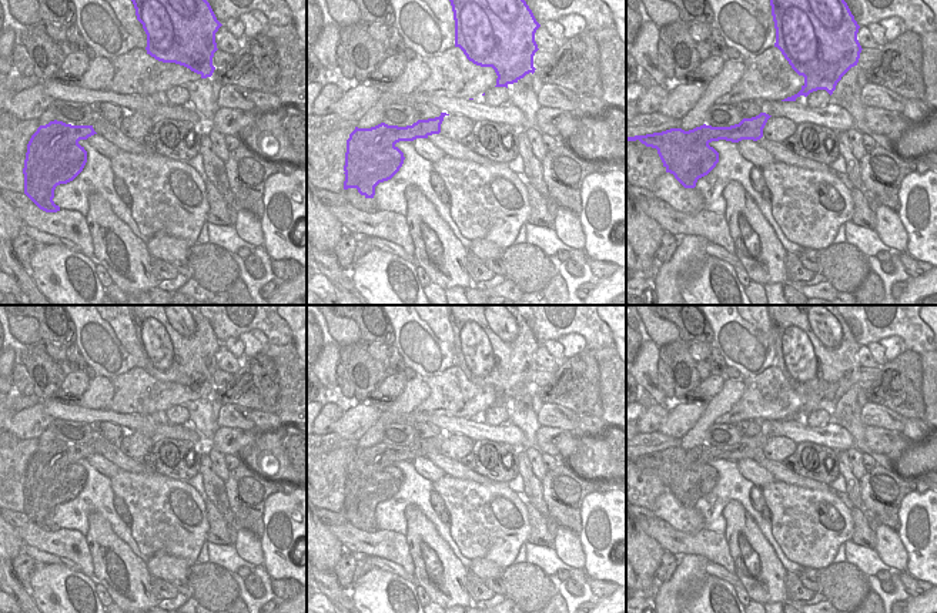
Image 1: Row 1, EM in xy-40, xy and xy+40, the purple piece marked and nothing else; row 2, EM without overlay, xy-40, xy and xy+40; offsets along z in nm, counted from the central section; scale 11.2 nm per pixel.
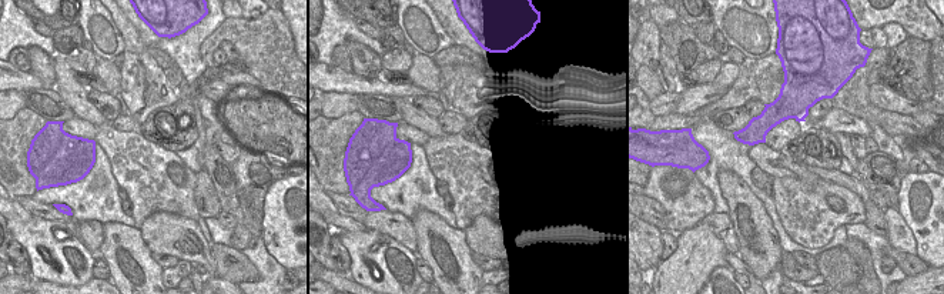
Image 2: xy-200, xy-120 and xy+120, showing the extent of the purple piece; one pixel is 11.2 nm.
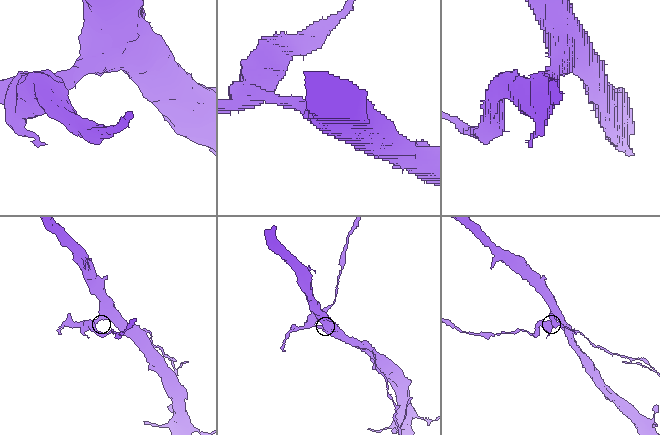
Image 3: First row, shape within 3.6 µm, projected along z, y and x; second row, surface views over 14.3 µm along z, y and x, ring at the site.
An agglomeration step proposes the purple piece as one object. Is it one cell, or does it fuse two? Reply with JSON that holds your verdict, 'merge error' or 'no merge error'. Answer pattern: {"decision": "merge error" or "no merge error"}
{"decision": "merge error"}

